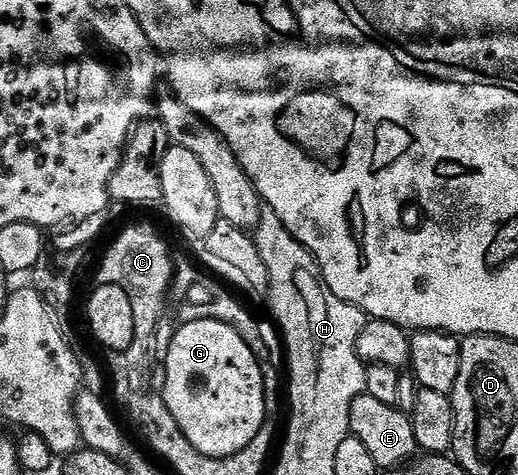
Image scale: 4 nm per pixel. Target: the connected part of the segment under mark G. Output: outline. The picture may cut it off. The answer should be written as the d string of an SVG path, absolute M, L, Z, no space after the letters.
M187 321L181 328L174 334L164 364L164 396L168 411L172 411L172 419L176 419L180 431L199 453L218 458L236 455L248 443L252 443L268 418L265 381L262 378L263 362L252 351L252 347L248 347L248 343L244 343L244 339L240 339L240 335L228 327L228 323Z

